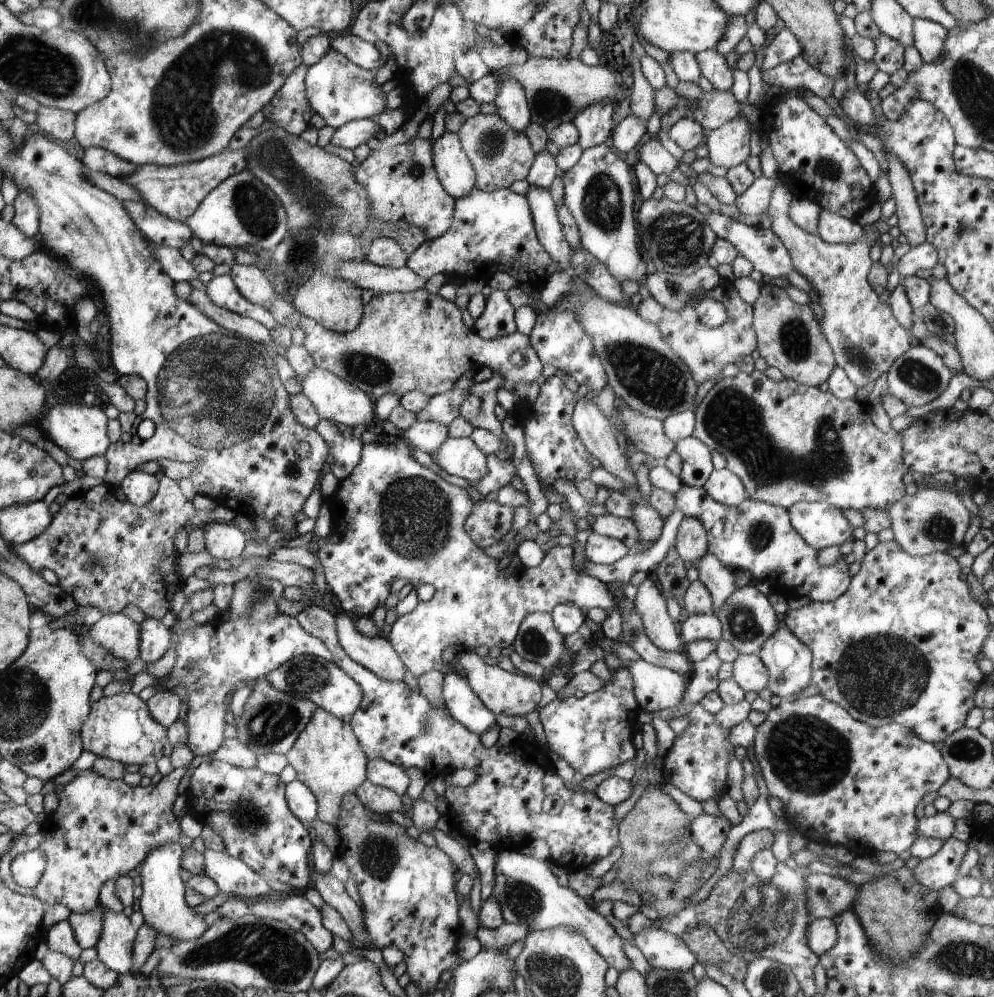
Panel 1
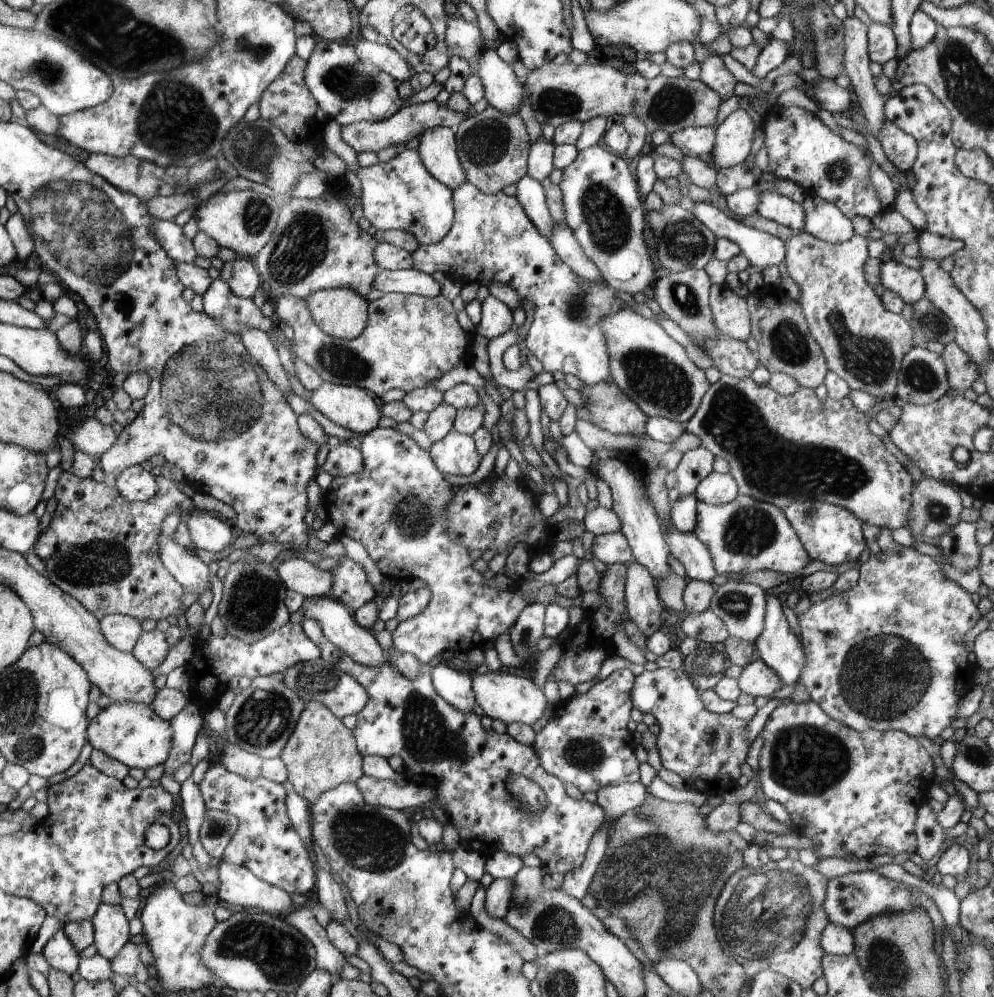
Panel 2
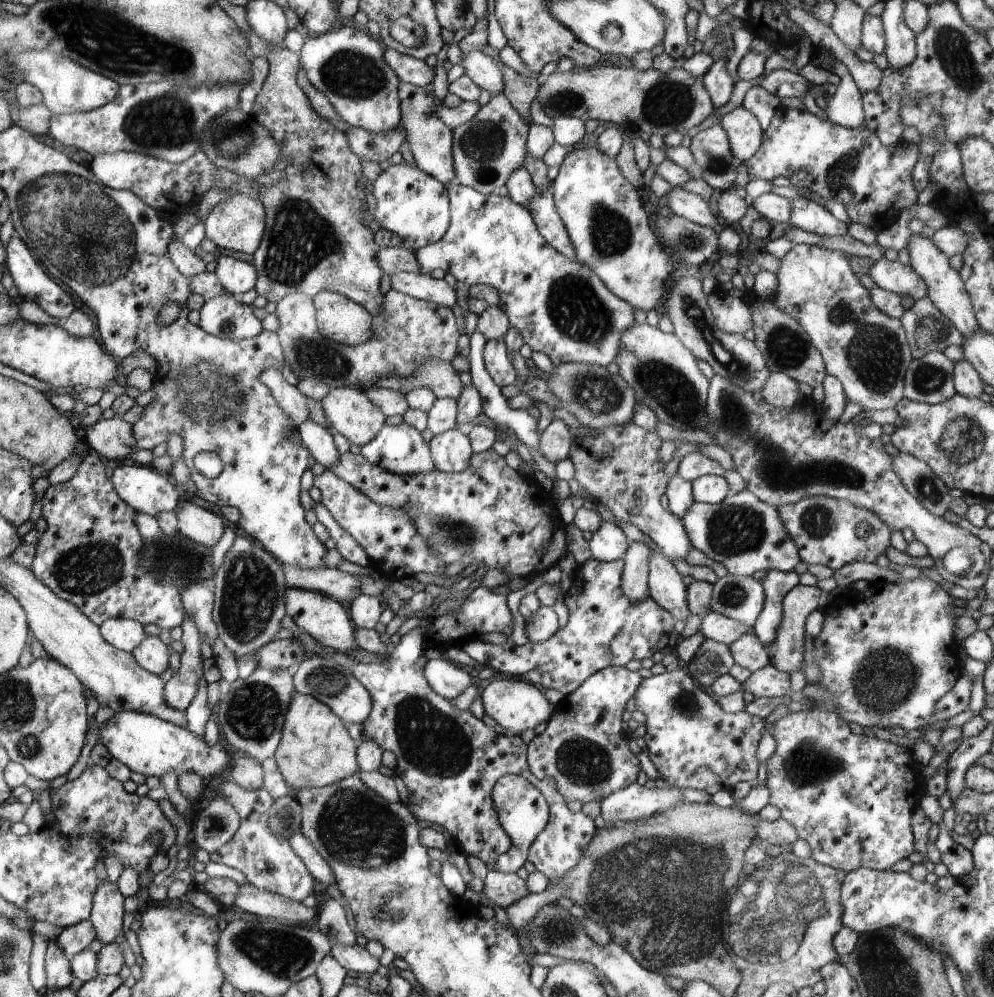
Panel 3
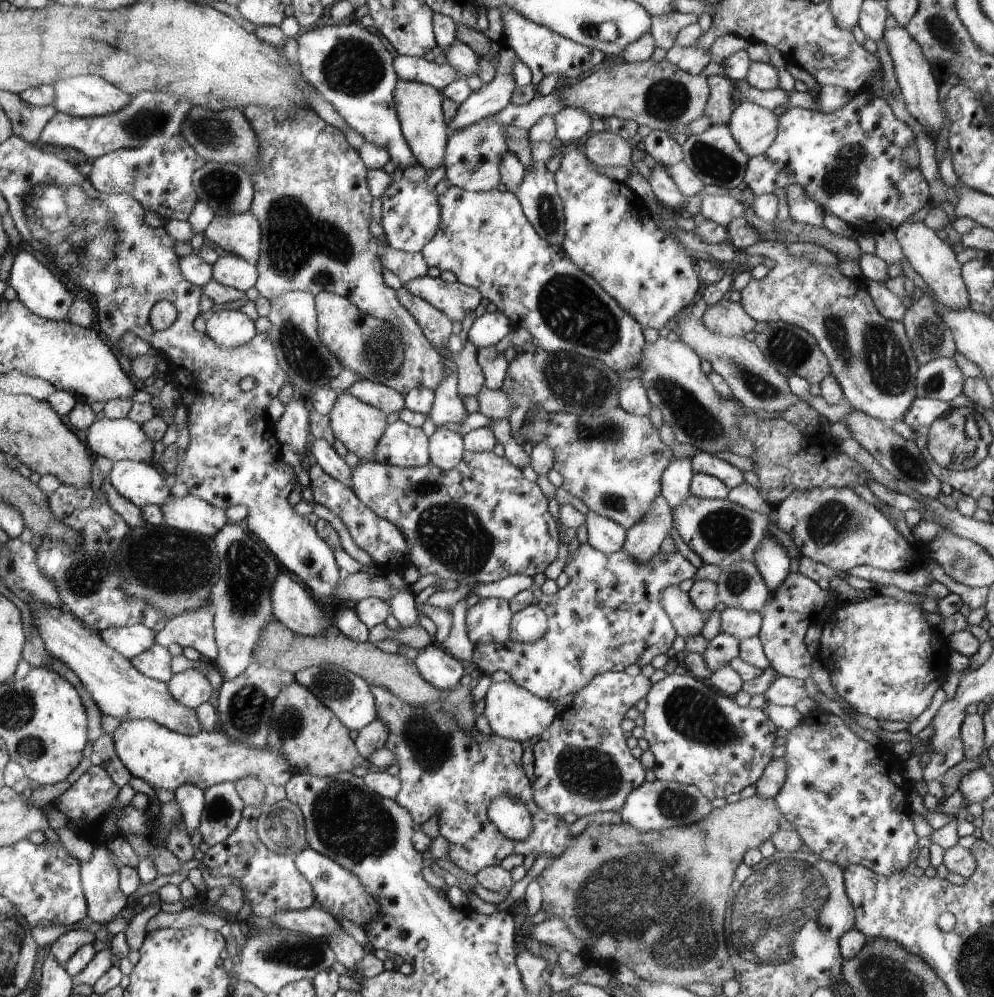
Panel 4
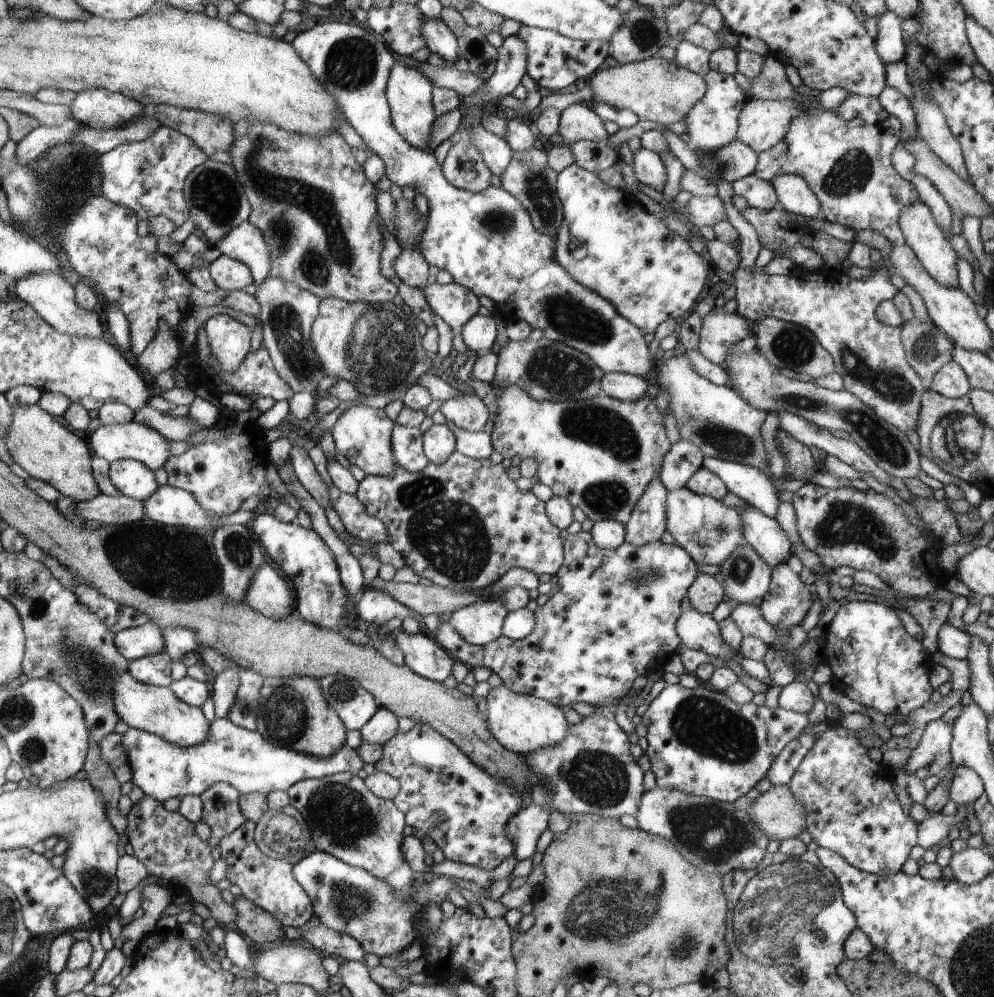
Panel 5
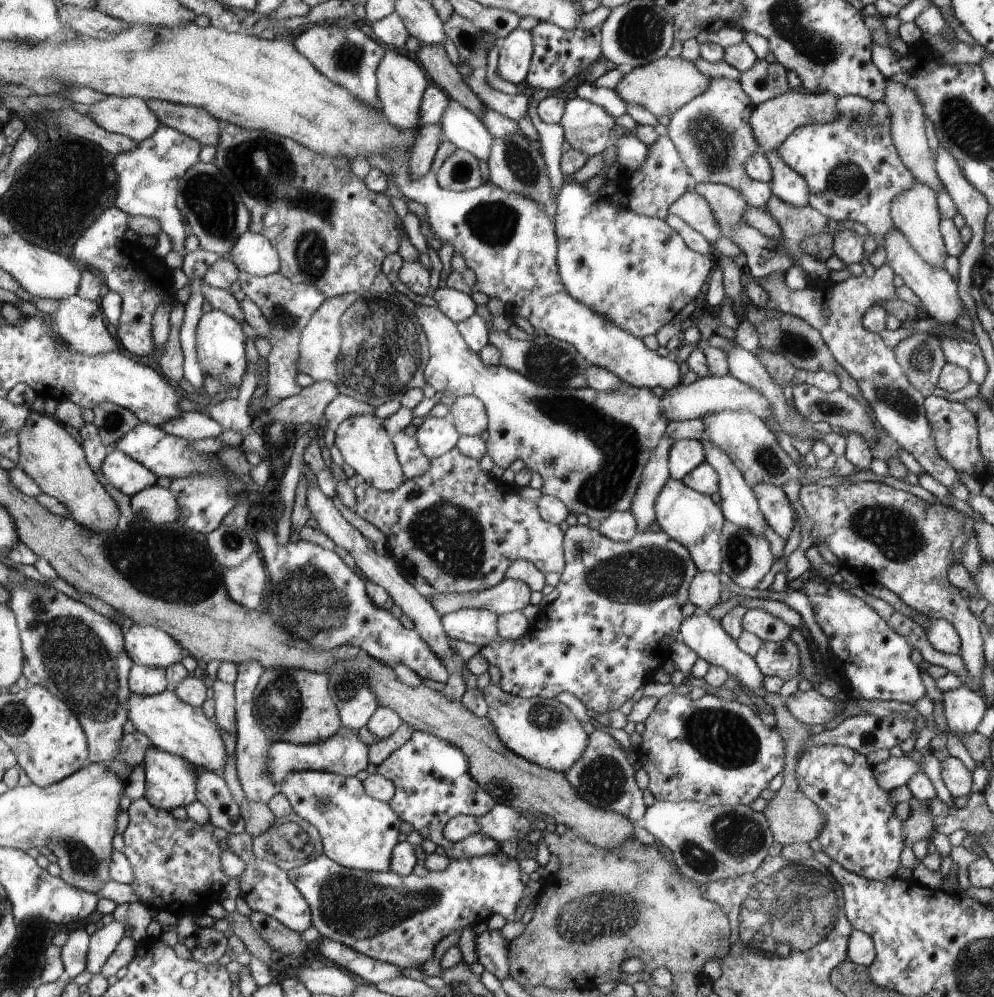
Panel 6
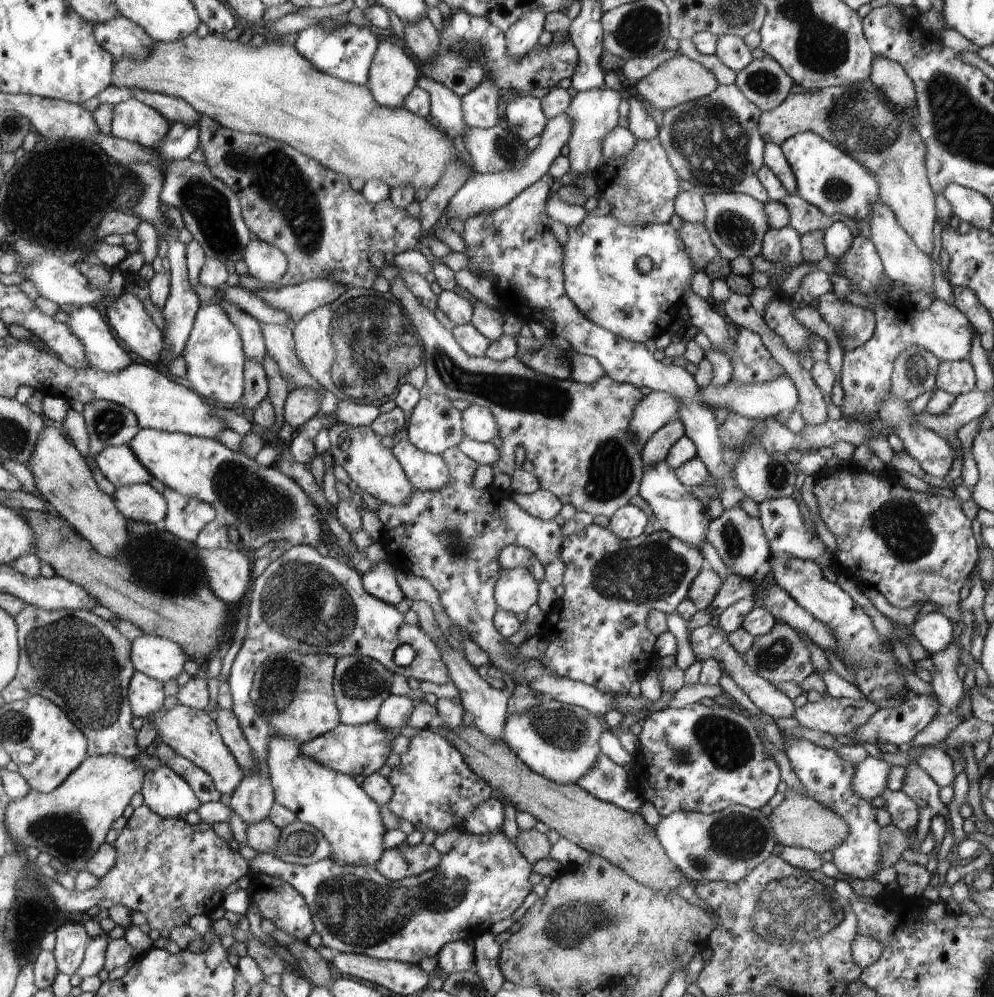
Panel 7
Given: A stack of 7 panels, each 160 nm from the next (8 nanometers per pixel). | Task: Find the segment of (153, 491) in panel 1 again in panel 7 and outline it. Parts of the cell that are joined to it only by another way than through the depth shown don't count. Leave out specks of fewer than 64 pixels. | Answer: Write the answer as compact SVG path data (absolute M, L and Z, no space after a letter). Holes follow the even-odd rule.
M126 444L108 446L91 461L116 488L148 484L153 479L150 470Z

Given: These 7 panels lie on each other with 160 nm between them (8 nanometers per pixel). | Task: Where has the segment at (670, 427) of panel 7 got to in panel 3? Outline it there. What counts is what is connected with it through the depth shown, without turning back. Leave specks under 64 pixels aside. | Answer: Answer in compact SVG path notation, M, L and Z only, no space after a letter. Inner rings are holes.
M633 541L623 556L622 587L625 595L633 601L639 601L649 596L649 558L651 549L644 543Z

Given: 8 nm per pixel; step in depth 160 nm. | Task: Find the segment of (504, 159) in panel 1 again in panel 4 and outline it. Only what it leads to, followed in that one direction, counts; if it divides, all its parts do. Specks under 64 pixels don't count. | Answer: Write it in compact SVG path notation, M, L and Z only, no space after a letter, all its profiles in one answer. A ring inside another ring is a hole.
M493 116L481 119L474 125L470 125L456 133L451 133L447 143L447 155L444 160L446 179L454 187L467 191L490 191L501 184L500 162L502 156L508 154L508 138L504 134L504 128L500 122L496 122Z

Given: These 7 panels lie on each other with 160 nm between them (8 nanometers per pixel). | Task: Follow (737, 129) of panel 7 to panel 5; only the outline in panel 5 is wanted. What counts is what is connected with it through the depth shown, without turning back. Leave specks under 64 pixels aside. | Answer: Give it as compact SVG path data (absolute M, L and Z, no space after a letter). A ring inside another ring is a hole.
M710 69L703 77L707 84L706 92L693 104L683 120L689 148L704 155L713 155L727 144L738 140L739 116L750 98L732 75ZM752 175L732 182L734 195L745 198L749 207L760 210L782 209L776 191L770 181Z

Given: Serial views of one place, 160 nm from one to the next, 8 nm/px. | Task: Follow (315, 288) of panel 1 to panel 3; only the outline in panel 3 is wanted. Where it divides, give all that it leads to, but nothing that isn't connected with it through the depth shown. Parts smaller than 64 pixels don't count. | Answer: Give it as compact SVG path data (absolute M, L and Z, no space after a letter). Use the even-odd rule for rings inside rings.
M320 291L313 296L319 331L328 339L352 348L372 338L372 315L340 293Z

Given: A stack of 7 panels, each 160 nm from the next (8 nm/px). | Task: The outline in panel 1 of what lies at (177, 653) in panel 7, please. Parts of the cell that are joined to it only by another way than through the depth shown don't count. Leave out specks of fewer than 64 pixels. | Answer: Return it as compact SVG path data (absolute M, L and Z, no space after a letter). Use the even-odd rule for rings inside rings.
M122 613L106 614L90 627L90 636L96 644L106 648L112 656L130 663L139 659L142 629Z

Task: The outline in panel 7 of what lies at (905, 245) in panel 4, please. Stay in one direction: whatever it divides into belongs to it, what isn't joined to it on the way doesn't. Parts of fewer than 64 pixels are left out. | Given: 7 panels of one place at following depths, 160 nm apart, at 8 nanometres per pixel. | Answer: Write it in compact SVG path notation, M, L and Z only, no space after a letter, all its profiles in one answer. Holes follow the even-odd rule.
M864 80L863 91L857 86L828 87L820 91L790 94L780 106L762 112L758 118L758 131L765 143L780 145L800 132L814 132L824 140L831 141L848 152L854 160L858 160L870 174L876 176L880 186L880 201L886 204L898 224L912 238L916 247L926 255L931 255L934 249L934 226L936 216L936 193L932 191L925 164L925 147L916 129L916 116L904 108L894 108L884 94L872 84L872 80Z

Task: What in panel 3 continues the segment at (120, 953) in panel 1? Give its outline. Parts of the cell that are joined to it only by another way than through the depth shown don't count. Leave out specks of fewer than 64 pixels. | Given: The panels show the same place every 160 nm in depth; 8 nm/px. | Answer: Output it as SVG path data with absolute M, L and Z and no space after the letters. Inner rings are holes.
M109 880L99 881L92 904L90 923L103 945L114 942L122 930L124 916L124 895L118 884Z

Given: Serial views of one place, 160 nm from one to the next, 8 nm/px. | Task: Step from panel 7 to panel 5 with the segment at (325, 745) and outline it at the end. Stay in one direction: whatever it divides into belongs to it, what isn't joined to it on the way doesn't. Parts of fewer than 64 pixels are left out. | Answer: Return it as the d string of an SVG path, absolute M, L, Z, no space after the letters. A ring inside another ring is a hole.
M214 719L211 739L195 747L182 748L162 737L130 727L122 737L130 766L132 782L146 796L161 803L168 798L184 799L188 795L202 795L214 783L233 786L239 794L287 791L304 779L321 779L342 771L357 775L364 768L364 761L357 749L347 744L332 756L317 757L296 749L273 745L258 731L235 725L230 719Z

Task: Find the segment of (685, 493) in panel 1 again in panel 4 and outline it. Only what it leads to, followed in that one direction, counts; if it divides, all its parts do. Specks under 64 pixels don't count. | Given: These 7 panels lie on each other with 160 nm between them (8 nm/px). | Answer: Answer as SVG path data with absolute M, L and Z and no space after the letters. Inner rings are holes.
M690 495L673 510L673 518L674 528L678 530L680 538L702 559L702 563L721 570L738 562L754 564L759 542L773 537L768 530L772 520L766 514L749 510L728 499L704 499Z

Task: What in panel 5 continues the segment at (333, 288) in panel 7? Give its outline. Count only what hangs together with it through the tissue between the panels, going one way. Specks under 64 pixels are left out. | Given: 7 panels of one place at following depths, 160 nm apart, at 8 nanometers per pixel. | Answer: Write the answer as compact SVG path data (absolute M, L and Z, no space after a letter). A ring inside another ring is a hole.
M268 276L259 285L254 285L257 288L254 296L261 306L261 346L271 356L276 372L291 385L294 393L318 391L318 382L326 375L320 370L310 337L322 300L308 289L300 288L297 284L289 283L280 277Z

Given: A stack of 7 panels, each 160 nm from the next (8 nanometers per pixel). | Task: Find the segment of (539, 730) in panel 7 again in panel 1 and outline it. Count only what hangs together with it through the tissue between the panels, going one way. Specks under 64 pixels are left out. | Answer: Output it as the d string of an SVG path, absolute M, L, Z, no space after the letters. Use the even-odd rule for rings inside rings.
M466 648L460 653L460 664L466 670L466 680L471 688L479 696L479 700L496 715L526 716L528 712L536 710L540 704L540 690L542 686L524 674L510 674L499 666L488 666L474 648Z

